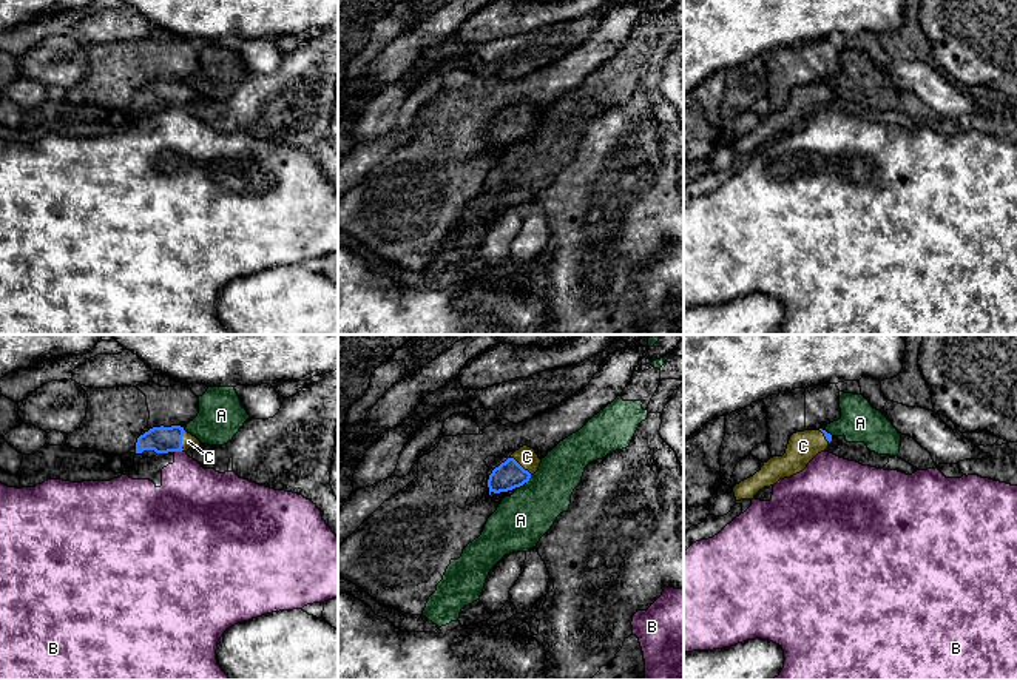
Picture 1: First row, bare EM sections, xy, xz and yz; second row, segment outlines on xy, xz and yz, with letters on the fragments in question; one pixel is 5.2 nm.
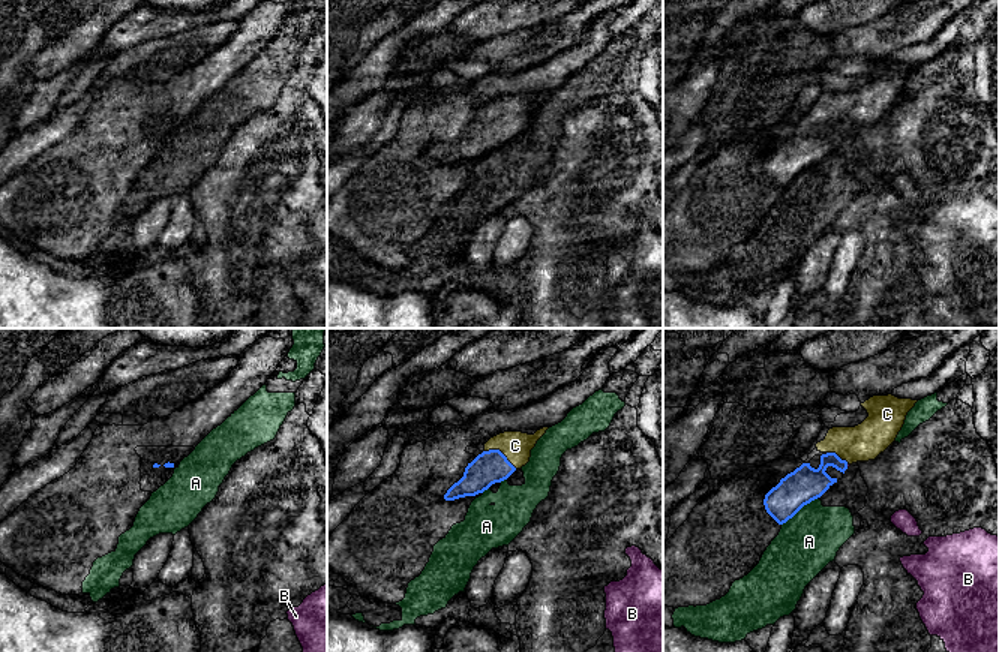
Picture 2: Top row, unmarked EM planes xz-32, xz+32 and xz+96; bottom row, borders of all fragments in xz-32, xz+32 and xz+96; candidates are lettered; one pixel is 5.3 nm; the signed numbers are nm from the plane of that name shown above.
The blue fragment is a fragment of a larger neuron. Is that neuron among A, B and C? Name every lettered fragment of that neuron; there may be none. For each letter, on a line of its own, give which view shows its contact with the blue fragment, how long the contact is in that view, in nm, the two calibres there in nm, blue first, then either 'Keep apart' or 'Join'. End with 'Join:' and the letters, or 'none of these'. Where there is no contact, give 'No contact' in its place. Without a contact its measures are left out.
A: Touches blue in xz. Shared border 50 nm. Thickness 150 nm (blue) against 280 nm. Keep apart
B: Touches blue in xy. Shared border 50 nm. Thickness 140 nm (blue) against 320 nm. Keep apart
C: Touches blue in xz. Shared border 140 nm. Thickness 150 nm (blue) against 110 nm. Join
Join: C

